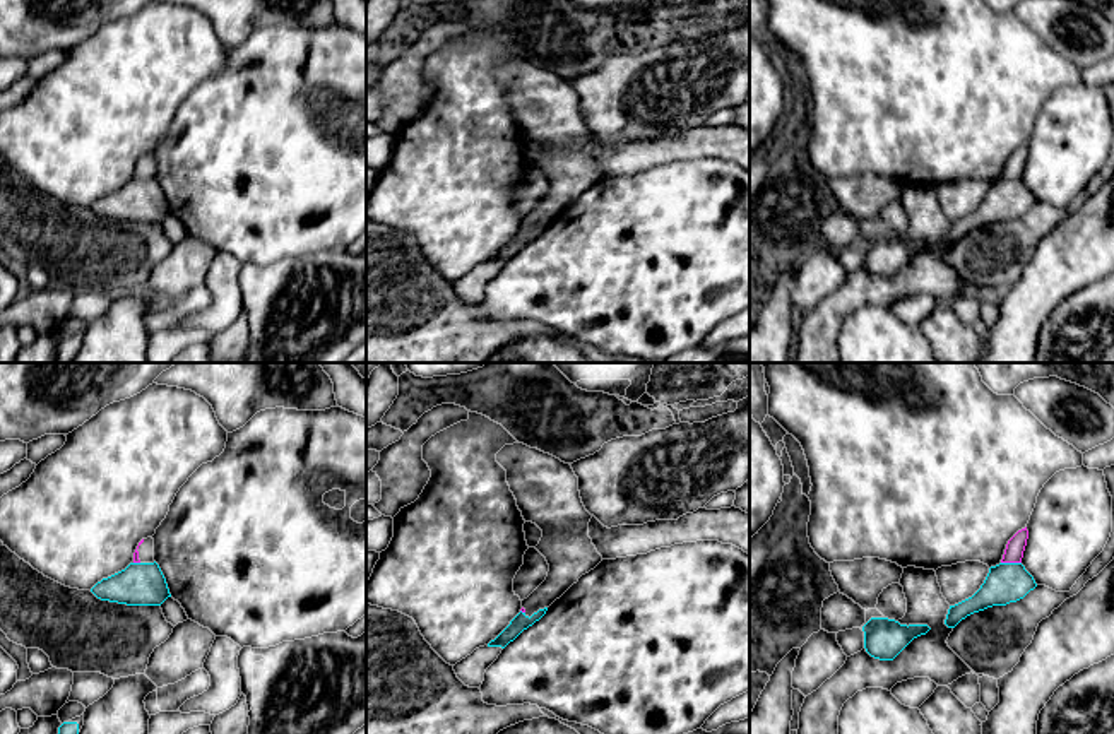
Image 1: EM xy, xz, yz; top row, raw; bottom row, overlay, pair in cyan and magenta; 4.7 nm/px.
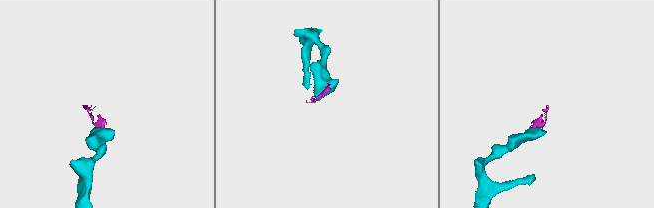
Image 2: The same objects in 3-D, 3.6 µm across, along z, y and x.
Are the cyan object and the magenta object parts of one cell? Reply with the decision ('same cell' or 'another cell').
another cell

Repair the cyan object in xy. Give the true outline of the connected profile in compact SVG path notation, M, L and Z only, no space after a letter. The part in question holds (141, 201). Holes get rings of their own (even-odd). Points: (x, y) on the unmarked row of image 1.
M130 180L125 186L103 195L91 209L101 216L127 222L161 222L171 214L166 195L154 180Z

